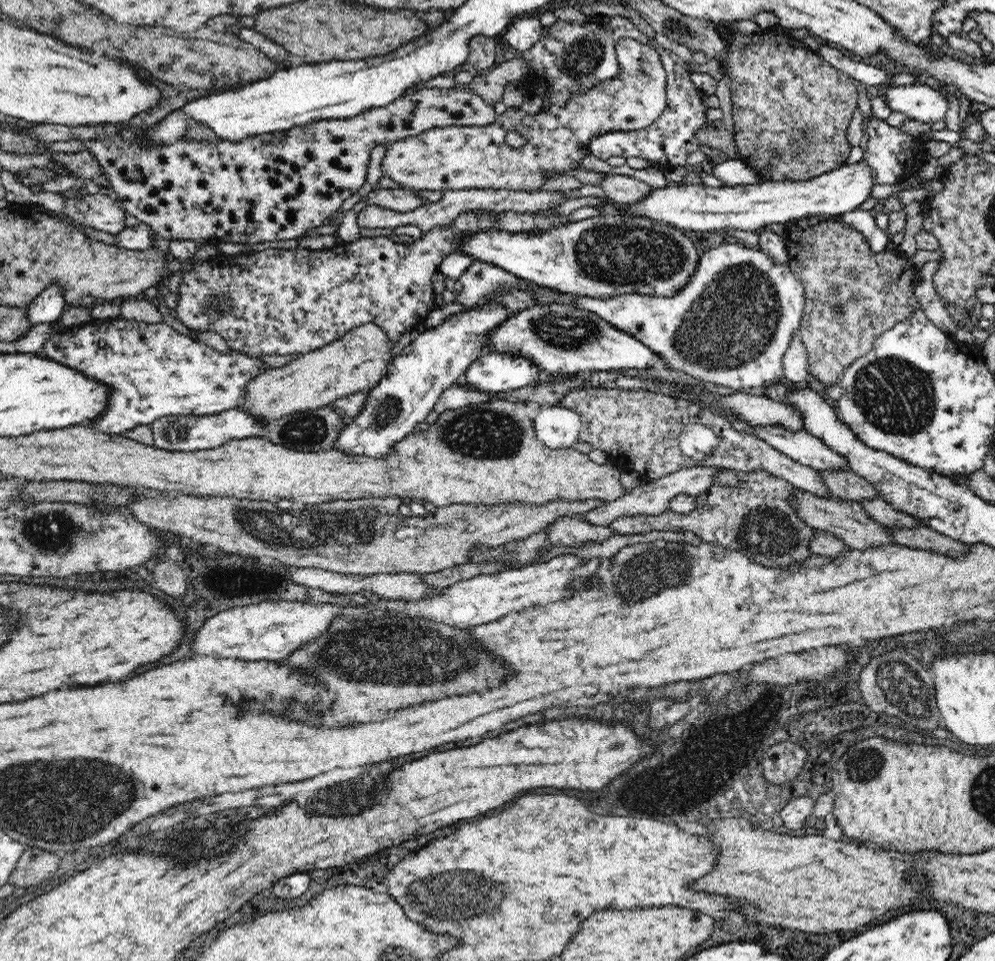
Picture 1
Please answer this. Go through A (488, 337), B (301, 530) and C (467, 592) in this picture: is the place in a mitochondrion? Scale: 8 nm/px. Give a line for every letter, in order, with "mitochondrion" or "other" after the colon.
A: other
B: mitochondrion
C: other

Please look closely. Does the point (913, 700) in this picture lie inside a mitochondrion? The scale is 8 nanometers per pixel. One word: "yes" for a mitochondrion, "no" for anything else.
yes

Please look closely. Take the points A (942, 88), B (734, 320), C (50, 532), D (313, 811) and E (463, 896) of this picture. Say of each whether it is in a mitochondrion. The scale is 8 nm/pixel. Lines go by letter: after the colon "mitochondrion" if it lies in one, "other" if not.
A: other
B: mitochondrion
C: mitochondrion
D: other
E: mitochondrion

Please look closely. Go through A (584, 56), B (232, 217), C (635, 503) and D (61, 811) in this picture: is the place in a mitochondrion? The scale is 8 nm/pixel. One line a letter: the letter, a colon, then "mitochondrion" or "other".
A: mitochondrion
B: other
C: other
D: mitochondrion

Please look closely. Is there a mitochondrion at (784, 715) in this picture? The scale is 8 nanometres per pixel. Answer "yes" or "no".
no

